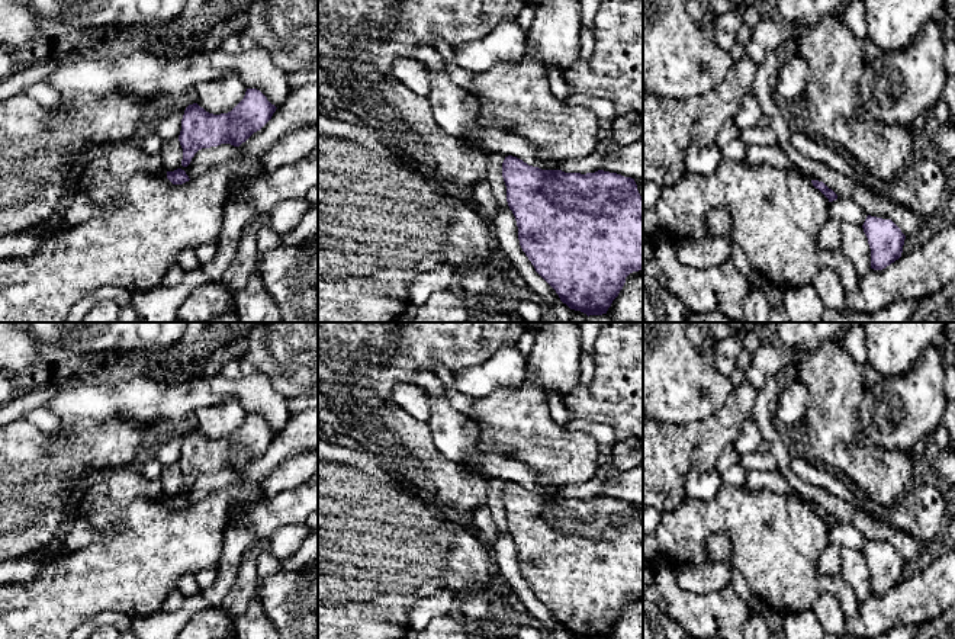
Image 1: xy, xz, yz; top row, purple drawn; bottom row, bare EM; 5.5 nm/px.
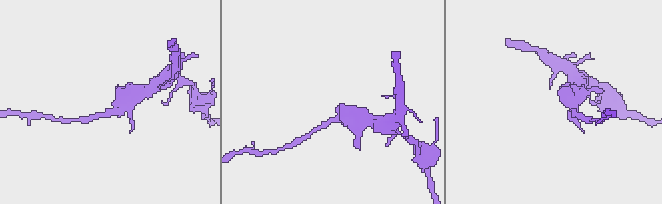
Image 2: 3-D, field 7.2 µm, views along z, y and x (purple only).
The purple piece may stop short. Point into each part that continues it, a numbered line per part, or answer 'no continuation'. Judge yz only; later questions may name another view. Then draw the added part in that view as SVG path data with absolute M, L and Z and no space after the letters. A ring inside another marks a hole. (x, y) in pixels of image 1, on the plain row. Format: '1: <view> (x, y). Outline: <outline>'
no continuation

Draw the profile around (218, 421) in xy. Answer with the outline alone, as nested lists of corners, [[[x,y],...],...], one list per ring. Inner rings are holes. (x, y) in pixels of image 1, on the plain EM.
[[[235,399],[202,407],[193,412],[196,428],[213,440],[231,437],[245,421],[247,412]]]

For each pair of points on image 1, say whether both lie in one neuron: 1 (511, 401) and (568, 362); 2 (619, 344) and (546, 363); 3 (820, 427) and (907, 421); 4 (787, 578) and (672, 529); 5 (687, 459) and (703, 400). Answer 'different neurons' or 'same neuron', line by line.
1: different neurons
2: different neurons
3: different neurons
4: same neuron
5: different neurons

